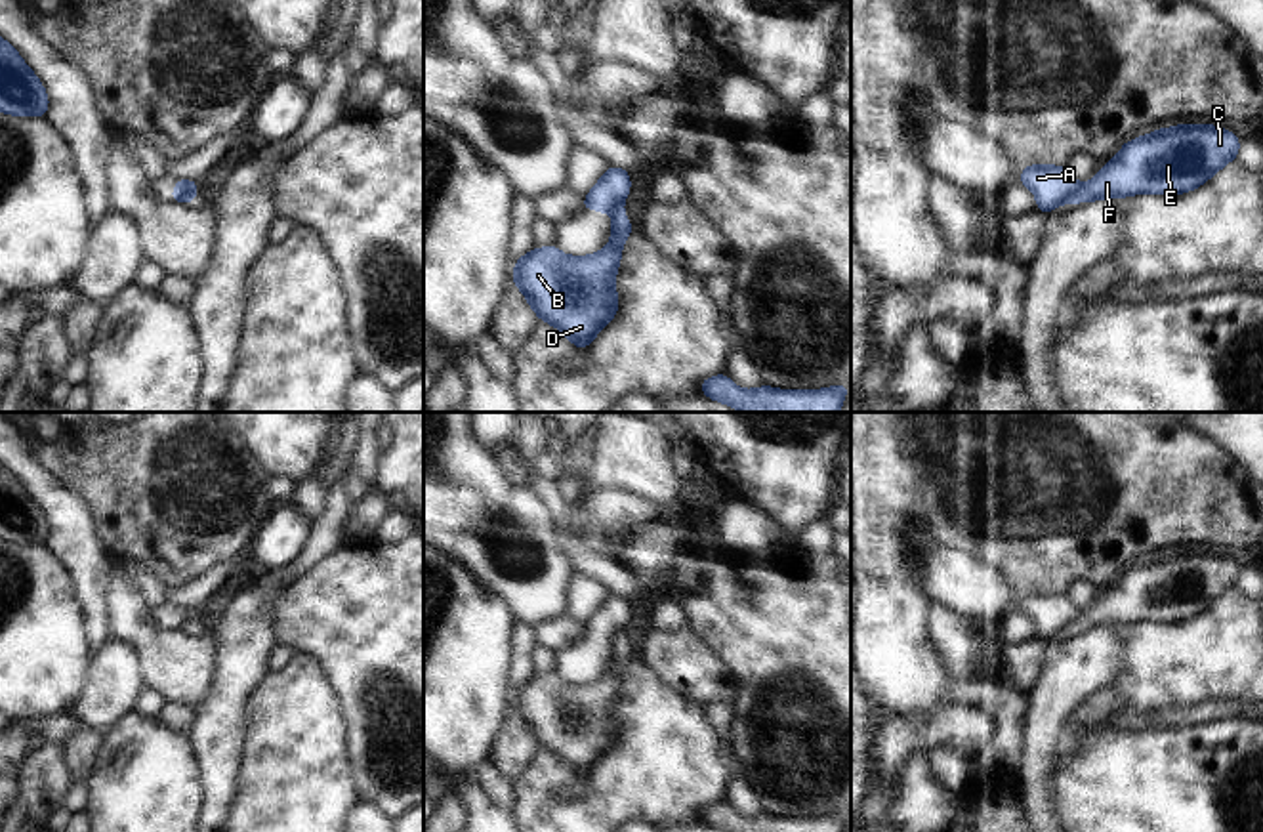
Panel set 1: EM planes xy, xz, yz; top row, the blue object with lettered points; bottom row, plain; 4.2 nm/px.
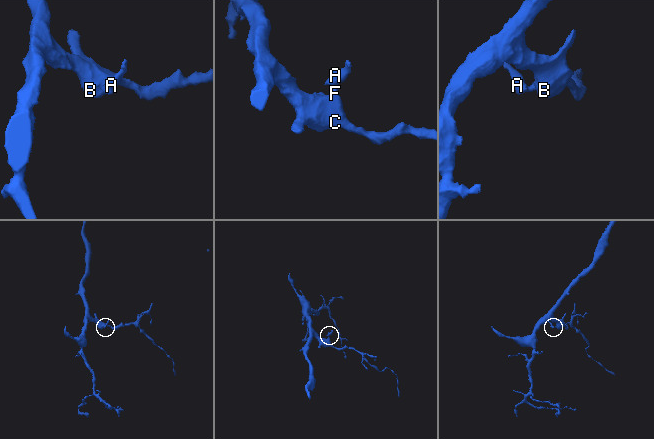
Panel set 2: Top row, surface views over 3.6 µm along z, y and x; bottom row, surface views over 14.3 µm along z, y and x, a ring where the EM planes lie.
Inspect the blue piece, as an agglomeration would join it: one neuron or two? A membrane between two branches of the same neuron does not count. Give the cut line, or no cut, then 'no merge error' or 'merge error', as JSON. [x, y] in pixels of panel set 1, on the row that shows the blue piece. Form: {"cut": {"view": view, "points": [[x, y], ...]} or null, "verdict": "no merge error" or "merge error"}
{"cut": {"view": "yz", "points": [[1080, 186], [1075, 201]]}, "verdict": "merge error"}

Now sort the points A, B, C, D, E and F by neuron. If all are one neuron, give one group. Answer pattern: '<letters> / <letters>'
A / B C D E F

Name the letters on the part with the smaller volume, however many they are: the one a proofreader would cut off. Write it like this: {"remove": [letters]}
{"remove": ["A"]}

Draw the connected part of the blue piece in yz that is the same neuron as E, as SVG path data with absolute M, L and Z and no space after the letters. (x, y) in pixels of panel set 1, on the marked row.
M1179 124L1126 141L1103 170L1080 185L1076 202L1131 195L1181 195L1236 160L1240 139L1211 124Z

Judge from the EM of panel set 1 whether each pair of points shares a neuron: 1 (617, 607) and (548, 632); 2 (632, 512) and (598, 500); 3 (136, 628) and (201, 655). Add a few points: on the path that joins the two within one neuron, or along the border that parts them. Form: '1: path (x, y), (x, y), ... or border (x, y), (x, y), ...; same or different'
1: border (584, 626), (584, 632), (575, 642), (556, 653); different
2: path (624, 508), (605, 508); same
3: path (151, 644), (166, 655), (186, 655); same

